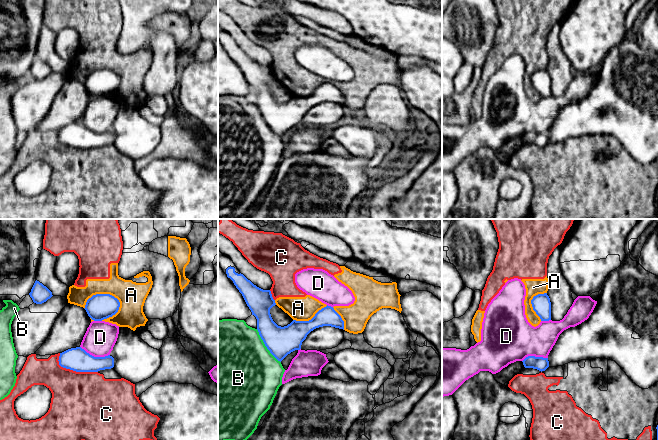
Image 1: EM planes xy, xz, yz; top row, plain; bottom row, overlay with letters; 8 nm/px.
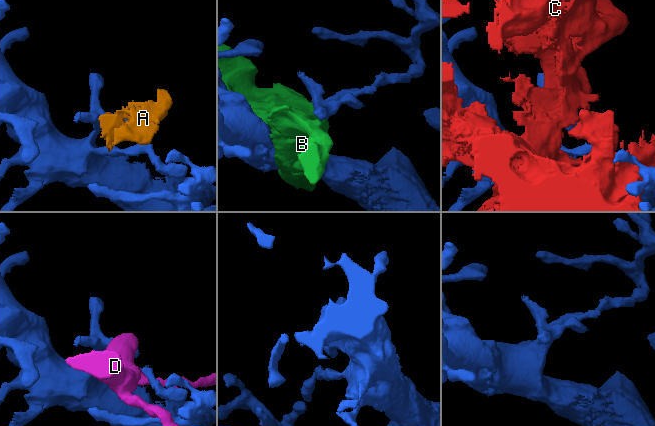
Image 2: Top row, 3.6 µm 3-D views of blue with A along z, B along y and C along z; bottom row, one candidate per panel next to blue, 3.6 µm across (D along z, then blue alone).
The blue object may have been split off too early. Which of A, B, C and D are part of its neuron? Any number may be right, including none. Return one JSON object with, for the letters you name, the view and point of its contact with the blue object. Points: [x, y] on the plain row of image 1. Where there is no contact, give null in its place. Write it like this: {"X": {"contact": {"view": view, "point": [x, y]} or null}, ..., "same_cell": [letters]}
{"same_cell": []}

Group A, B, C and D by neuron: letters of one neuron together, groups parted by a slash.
A C / B / D

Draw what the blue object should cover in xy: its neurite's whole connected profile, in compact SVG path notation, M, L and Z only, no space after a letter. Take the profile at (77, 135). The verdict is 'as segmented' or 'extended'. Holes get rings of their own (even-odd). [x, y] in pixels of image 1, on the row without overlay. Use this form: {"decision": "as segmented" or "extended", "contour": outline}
{"decision": "as segmented", "contour": "M81 123L71 124L59 132L59 141L76 148L98 148L114 143L114 134L110 131L94 133Z"}

